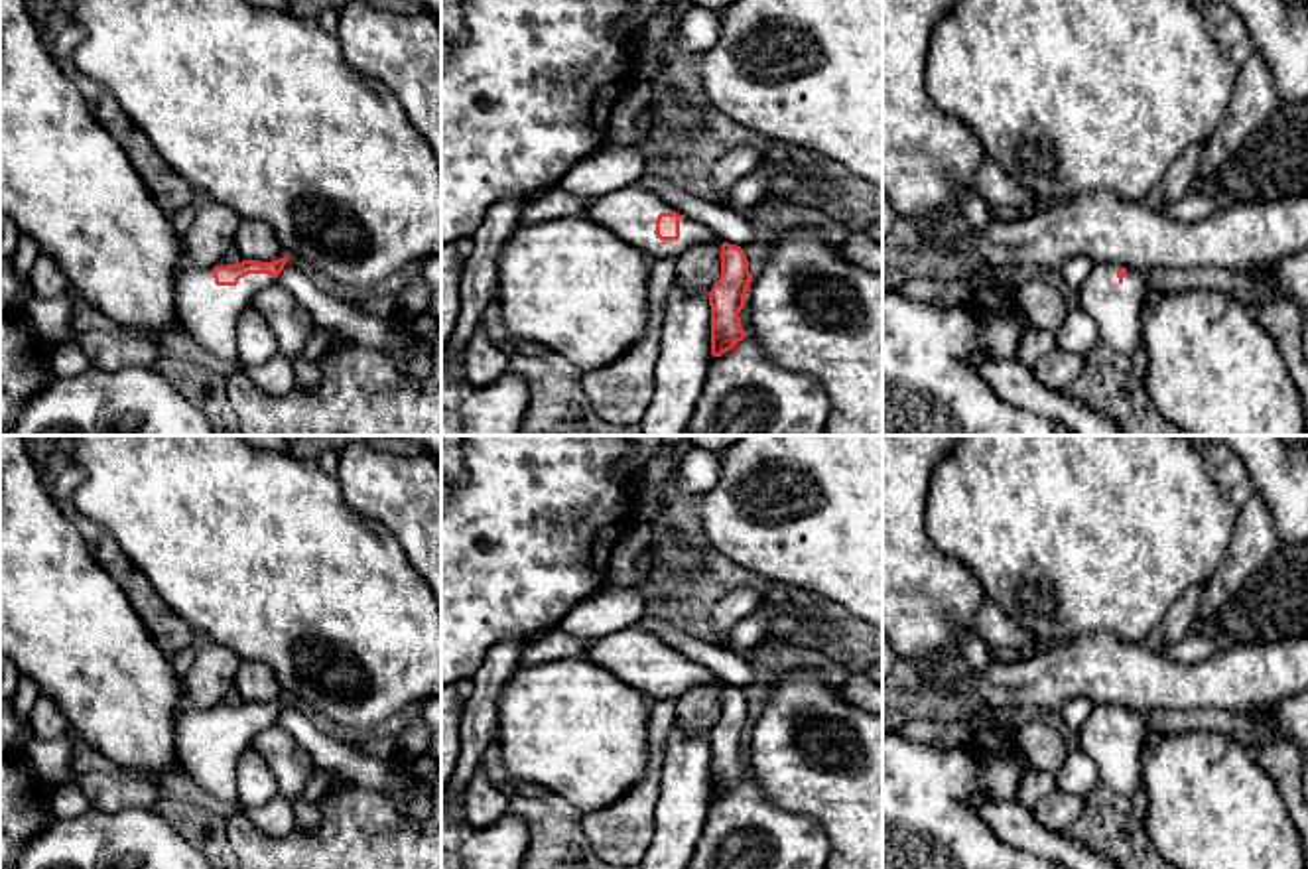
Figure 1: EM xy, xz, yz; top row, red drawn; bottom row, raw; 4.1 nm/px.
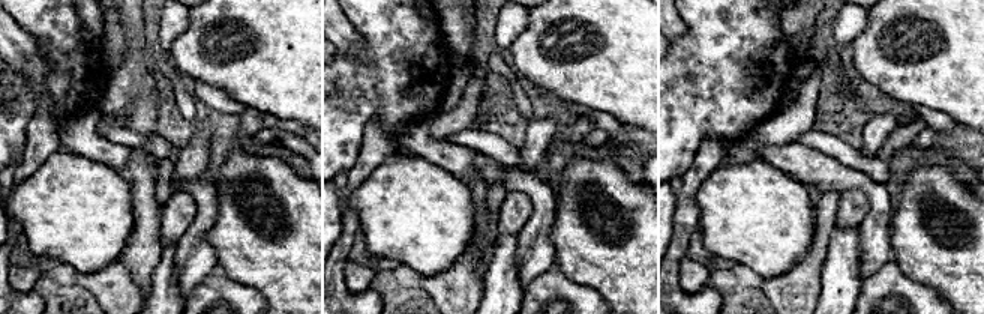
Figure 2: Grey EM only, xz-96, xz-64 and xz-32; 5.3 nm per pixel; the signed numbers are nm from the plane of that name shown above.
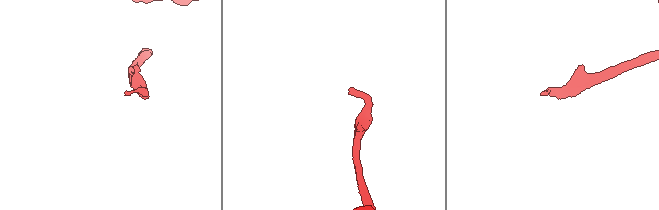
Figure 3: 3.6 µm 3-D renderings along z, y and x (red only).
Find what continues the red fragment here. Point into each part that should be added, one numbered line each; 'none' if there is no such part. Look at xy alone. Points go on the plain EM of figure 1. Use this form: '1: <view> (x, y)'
1: xy (207, 753)

